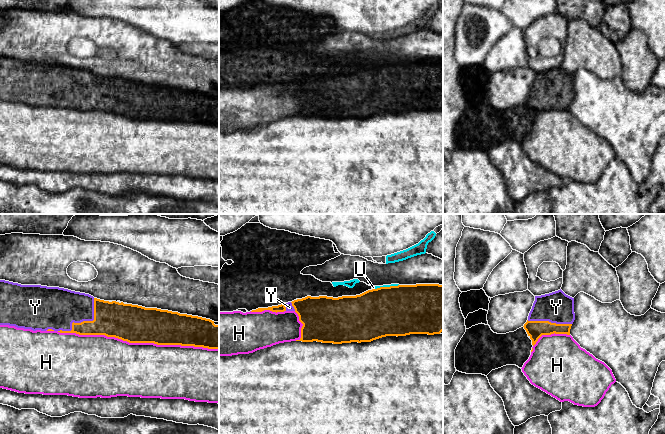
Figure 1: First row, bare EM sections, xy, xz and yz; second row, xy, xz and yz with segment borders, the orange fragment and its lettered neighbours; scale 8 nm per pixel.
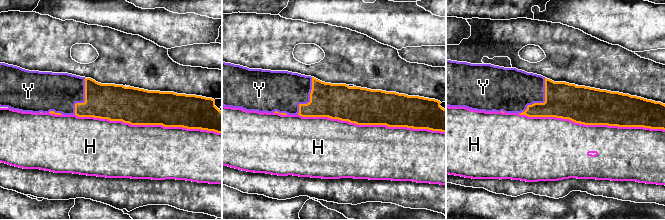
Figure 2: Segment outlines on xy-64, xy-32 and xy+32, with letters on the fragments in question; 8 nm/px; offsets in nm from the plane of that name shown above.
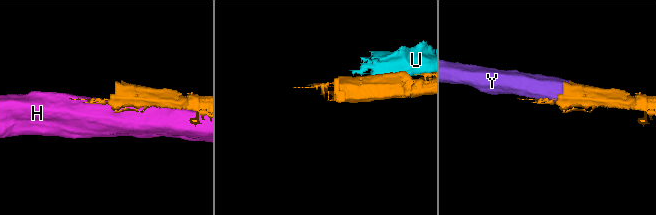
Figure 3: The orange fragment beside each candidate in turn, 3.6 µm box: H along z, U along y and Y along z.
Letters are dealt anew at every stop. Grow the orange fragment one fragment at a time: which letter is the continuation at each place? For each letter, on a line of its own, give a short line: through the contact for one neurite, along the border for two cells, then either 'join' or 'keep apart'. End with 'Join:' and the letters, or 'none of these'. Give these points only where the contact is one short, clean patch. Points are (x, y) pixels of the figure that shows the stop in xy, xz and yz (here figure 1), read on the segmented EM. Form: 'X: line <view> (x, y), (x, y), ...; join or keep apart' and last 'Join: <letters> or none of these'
H: keep apart
U: keep apart
Y: join
Join: Y

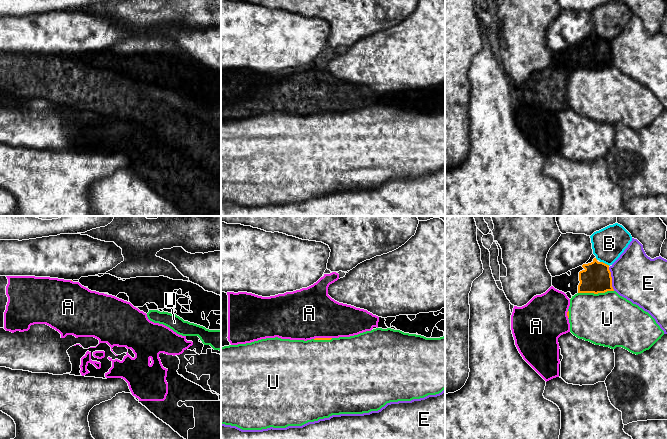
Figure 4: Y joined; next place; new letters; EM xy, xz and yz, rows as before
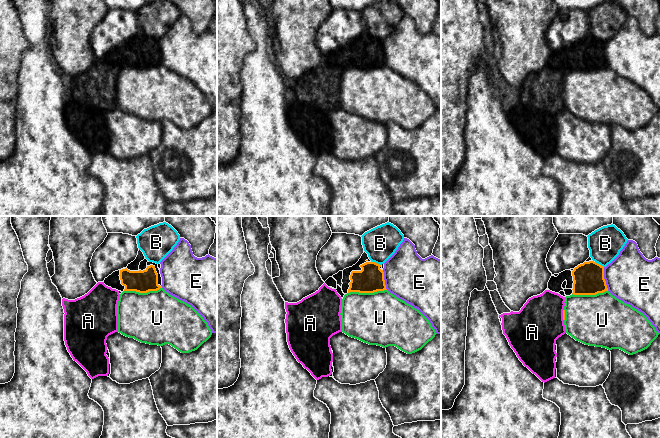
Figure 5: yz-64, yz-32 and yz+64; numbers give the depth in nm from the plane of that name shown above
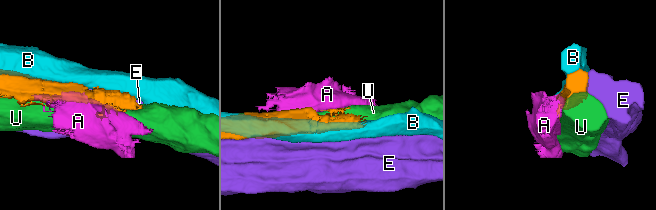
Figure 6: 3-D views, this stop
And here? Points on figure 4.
A: keep apart
B: keep apart
E: keep apart
U: keep apart
Join: none of these

